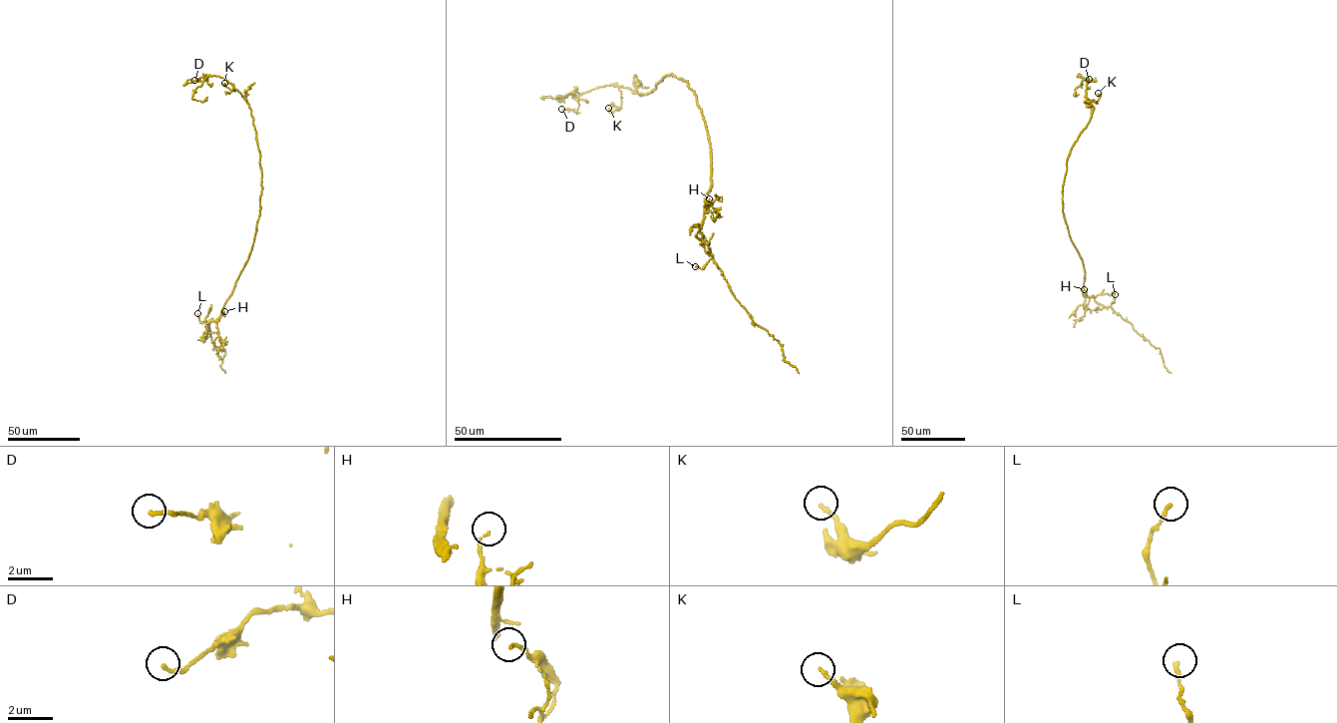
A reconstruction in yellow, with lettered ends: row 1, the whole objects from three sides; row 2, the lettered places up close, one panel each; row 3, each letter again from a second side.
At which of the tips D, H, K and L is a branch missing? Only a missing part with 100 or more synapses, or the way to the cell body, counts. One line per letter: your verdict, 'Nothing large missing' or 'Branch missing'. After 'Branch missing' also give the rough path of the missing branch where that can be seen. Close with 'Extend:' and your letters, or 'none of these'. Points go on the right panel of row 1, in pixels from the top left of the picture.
D: Nothing large missing
H: Nothing large missing
K: Nothing large missing
L: Nothing large missing
Extend: none of these

